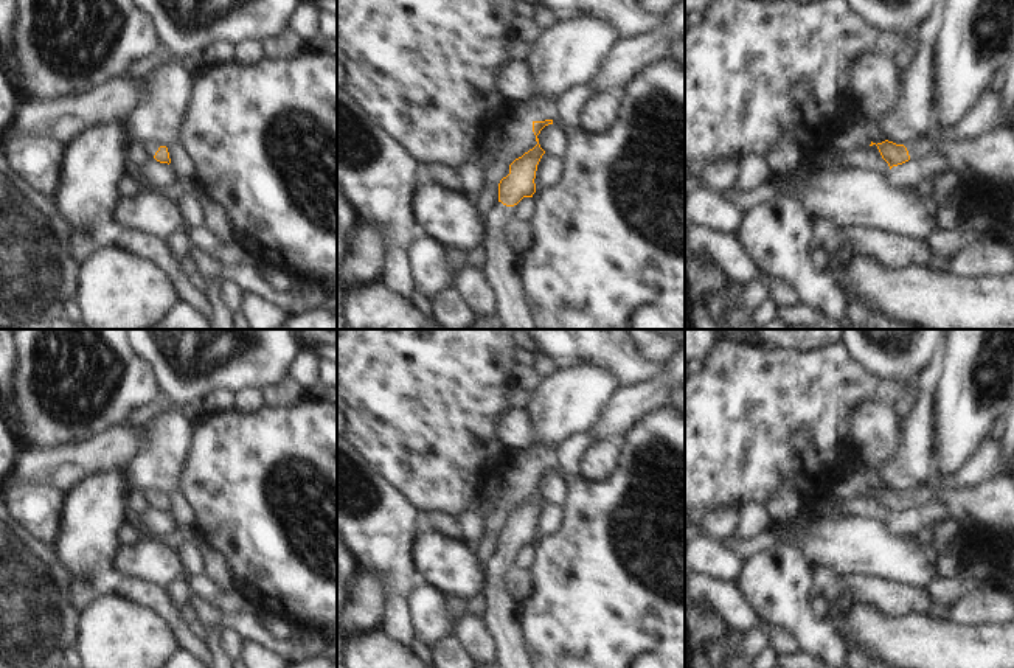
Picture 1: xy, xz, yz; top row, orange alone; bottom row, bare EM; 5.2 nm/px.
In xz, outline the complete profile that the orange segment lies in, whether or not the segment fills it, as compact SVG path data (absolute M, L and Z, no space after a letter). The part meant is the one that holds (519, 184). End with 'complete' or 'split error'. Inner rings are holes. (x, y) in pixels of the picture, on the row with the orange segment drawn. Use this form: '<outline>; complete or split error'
M553 120L533 121L537 144L509 165L509 174L498 183L498 202L484 216L483 273L494 292L495 314L508 329L534 329L517 269L519 255L506 244L503 227L512 217L512 207L536 193L536 171L545 154L537 135L548 124Z; split error

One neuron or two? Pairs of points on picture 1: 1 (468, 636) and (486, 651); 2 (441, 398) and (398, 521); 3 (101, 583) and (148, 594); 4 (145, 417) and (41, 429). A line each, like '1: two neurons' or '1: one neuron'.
1: one neuron
2: two neurons
3: one neuron
4: two neurons

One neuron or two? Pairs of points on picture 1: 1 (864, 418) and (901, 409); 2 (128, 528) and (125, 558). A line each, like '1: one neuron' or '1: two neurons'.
1: two neurons
2: two neurons

